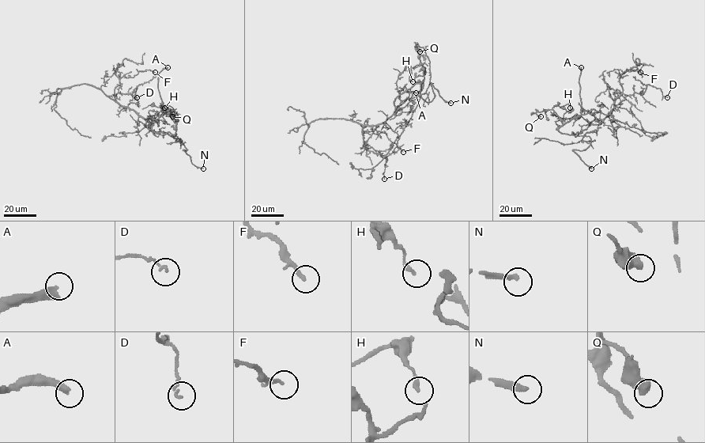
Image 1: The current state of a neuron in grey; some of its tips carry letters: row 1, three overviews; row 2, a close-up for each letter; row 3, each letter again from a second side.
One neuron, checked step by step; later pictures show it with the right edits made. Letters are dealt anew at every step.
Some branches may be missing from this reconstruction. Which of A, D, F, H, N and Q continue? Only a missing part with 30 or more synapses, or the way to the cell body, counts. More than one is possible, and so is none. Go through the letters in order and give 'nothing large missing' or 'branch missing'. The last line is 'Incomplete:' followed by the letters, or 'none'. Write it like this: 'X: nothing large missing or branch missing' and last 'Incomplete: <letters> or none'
A: branch missing
D: nothing large missing
F: nothing large missing
H: nothing large missing
N: branch missing
Q: nothing large missing
Incomplete: A, N

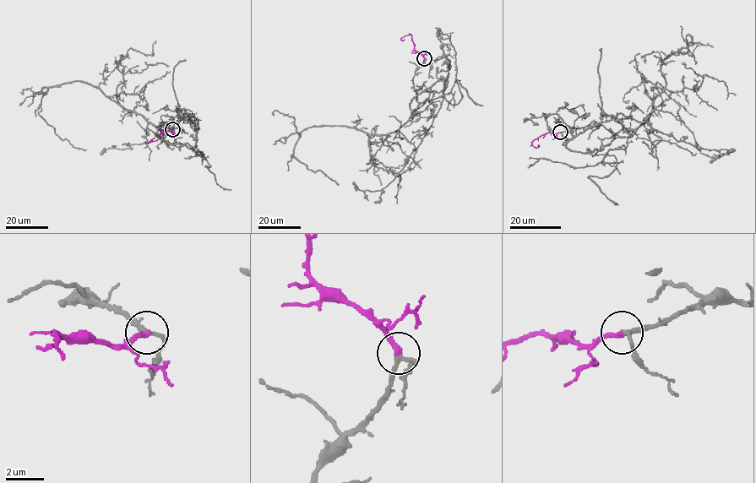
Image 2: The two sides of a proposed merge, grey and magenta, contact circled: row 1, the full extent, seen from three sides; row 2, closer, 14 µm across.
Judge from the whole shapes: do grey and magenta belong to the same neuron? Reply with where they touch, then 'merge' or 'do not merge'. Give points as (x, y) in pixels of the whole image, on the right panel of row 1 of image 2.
place (560, 132); merge

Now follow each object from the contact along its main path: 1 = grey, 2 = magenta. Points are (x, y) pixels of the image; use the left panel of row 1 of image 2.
1: (172, 129), (161, 120), (162, 133), (86, 83), (51, 86), (38, 114), (62, 139), (86, 150)
2: (172, 129), (162, 130), (155, 140), (149, 142), (152, 140)

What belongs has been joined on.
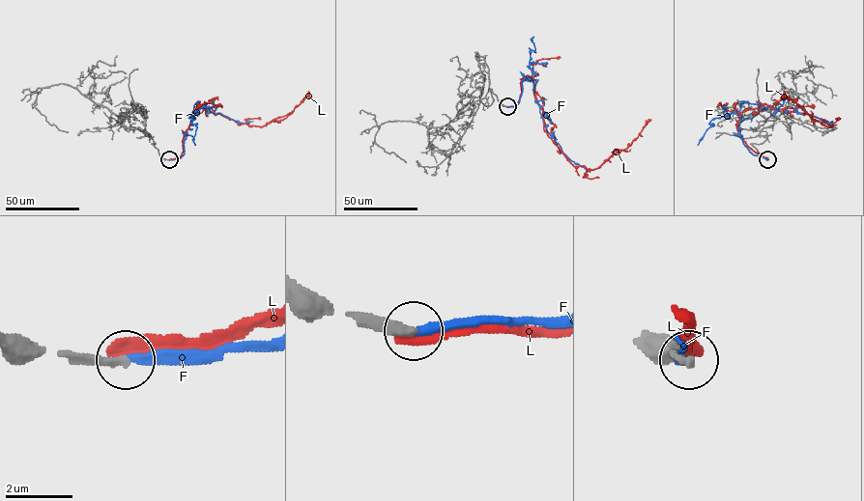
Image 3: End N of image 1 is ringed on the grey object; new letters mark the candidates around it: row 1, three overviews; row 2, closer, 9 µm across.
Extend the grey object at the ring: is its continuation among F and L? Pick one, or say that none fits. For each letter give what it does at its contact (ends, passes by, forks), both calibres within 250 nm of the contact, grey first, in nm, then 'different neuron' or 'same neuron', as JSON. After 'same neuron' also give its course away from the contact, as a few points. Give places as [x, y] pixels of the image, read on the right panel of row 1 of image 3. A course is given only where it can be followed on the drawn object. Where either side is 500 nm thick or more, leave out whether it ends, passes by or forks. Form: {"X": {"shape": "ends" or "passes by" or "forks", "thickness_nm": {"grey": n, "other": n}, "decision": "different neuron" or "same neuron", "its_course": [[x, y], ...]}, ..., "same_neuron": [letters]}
{"F": {"shape": "ends", "thickness_nm": {"grey": 280, "other": 280}, "decision": "same neuron", "its_course": [[767, 159], [753, 154], [741, 138], [738, 129], [742, 102], [805, 113], [825, 123], [831, 121]]}, "L": {"shape": "ends", "thickness_nm": {"grey": 320, "other": 360}, "decision": "different neuron"}, "same_neuron": ["F"]}

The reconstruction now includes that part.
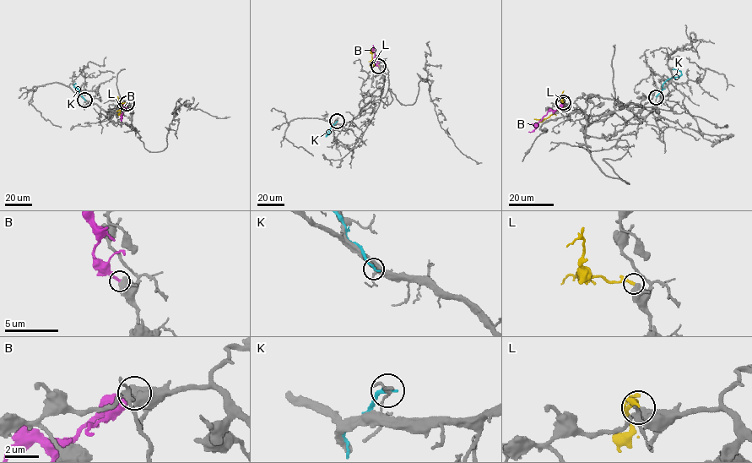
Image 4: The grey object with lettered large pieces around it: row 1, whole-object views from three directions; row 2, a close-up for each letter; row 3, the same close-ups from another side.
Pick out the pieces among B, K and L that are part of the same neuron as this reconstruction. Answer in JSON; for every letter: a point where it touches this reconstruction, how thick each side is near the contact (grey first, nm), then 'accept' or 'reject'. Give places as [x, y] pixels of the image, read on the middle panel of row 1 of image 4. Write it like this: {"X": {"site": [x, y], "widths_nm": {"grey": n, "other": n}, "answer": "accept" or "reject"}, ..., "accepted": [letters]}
{"B": {"site": [378, 66], "widths_nm": {"grey": 700, "other": 240}, "answer": "reject"}, "K": {"site": [337, 121], "widths_nm": {"grey": 100, "other": 240}, "answer": "reject"}, "L": {"site": [378, 66], "widths_nm": {"grey": 550, "other": 320}, "answer": "accept"}, "accepted": ["L"]}

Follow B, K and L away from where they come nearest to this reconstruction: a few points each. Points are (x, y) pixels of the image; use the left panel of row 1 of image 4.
B: (127, 104), (123, 106), (121, 121)
K: (84, 100), (73, 84), (76, 83)
L: (127, 103), (121, 105), (119, 113)

